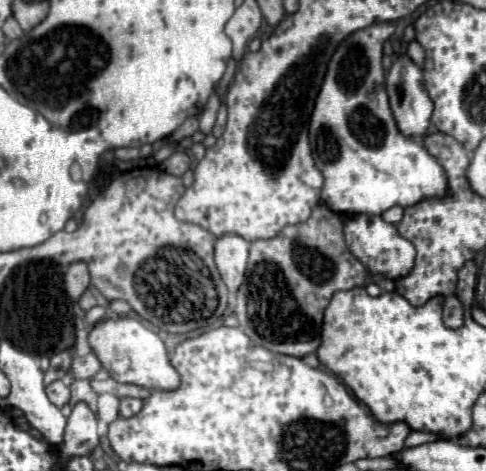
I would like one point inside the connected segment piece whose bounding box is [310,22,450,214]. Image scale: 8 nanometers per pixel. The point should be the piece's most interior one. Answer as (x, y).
(377, 168)

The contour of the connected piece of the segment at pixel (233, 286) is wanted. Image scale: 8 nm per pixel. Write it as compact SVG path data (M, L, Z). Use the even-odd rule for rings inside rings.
M226 234L216 240L216 268L232 294L238 292L238 286L246 274L248 248L250 242L234 234Z

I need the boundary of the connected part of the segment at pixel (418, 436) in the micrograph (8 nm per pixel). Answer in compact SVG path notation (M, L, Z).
M410 432L410 436L406 438L406 448L412 448L412 446L420 446L420 444L426 444L426 442L432 442L434 438L438 438L438 436L434 436L434 434L426 434L426 432Z

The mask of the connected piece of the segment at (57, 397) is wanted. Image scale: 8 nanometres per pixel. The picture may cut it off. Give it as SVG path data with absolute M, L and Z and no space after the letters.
M56 380L56 382L48 384L46 386L46 394L58 408L68 404L68 400L70 400L70 390L68 390L68 386L62 380Z

